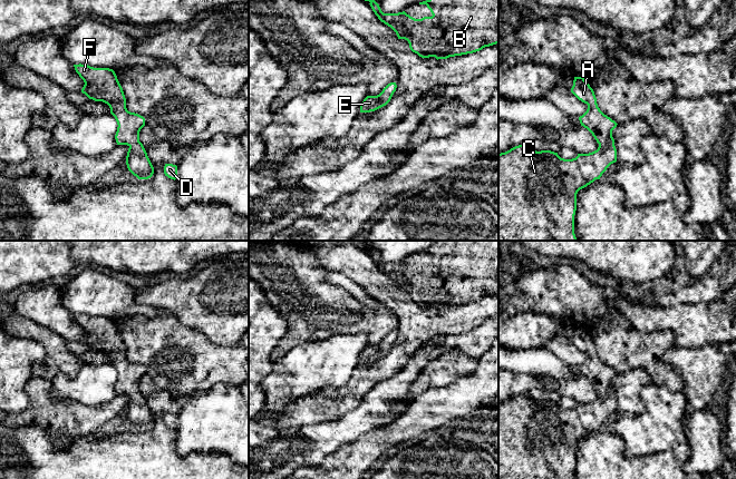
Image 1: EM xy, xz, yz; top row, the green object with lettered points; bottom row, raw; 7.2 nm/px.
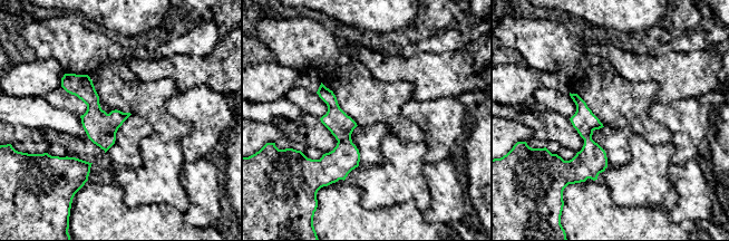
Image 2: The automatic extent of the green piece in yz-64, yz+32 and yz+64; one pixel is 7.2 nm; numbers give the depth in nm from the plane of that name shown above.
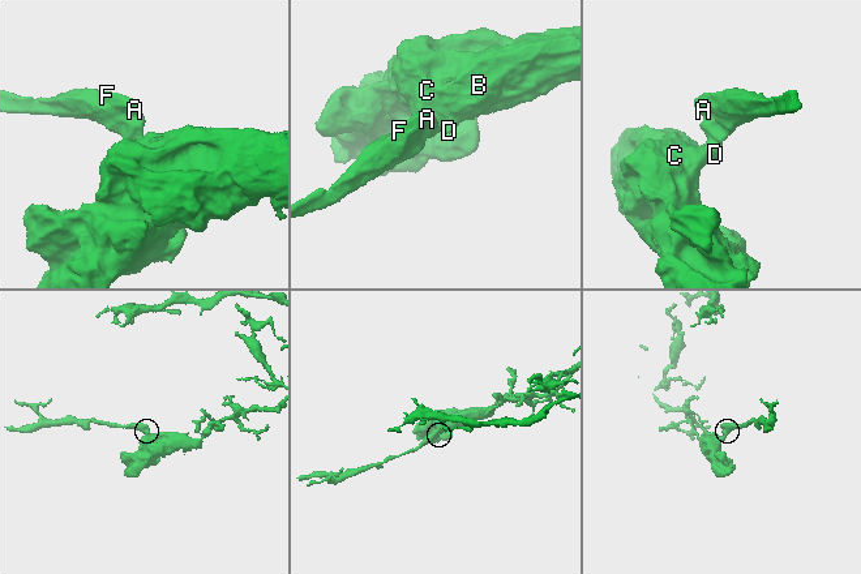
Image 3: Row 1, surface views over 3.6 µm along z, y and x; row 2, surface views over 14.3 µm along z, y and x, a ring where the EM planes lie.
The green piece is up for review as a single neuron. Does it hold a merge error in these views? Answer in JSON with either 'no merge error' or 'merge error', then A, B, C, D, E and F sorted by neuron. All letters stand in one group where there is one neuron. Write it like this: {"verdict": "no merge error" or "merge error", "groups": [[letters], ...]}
{"verdict": "no merge error", "groups": [["A", "B", "C", "D", "E", "F"]]}

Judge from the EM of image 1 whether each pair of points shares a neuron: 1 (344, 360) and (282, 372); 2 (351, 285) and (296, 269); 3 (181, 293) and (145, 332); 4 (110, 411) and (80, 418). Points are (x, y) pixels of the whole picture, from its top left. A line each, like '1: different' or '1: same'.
1: same
2: different
3: different
4: same

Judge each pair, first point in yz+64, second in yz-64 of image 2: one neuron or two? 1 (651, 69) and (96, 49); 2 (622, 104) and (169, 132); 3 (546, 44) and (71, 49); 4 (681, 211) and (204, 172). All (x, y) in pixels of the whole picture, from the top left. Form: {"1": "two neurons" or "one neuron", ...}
{"1": "two neurons", "2": "one neuron", "3": "one neuron", "4": "one neuron"}

